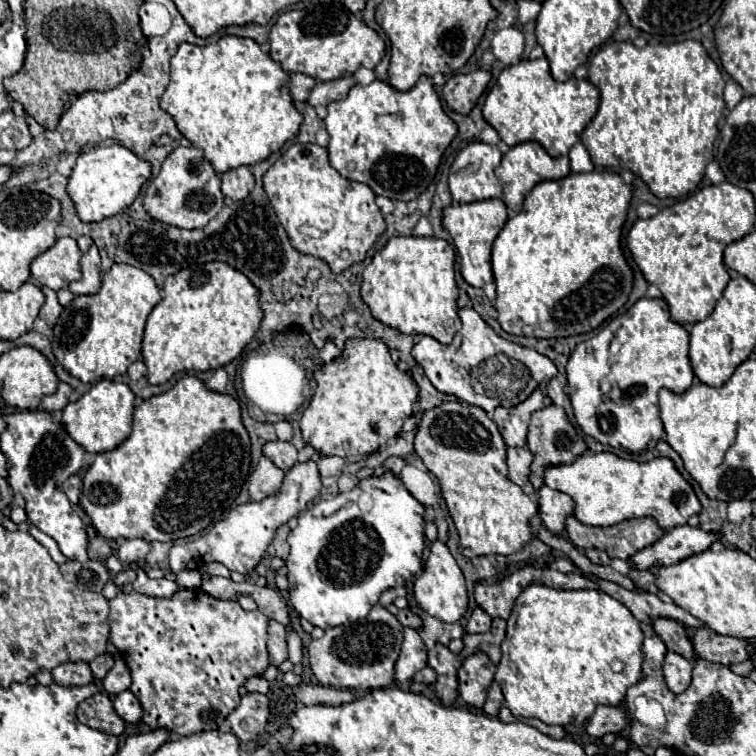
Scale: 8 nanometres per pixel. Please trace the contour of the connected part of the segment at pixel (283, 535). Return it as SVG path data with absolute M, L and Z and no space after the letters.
M281 525L277 529L277 533L275 533L275 539L273 539L273 545L275 545L275 551L277 551L277 557L279 559L287 559L287 555L289 555L287 535L289 535L289 527L287 525Z

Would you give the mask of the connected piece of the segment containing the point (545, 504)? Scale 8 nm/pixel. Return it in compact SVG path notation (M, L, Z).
M547 485L539 489L537 499L539 499L539 511L541 511L541 521L545 529L551 531L553 535L561 535L565 529L565 519L575 509L573 499L561 491L549 489Z

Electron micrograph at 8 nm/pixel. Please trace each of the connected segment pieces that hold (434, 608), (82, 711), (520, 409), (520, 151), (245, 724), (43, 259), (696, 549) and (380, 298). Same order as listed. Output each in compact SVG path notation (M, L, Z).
M437 539L431 543L431 555L425 563L423 573L415 579L413 593L415 593L415 599L423 611L427 611L431 617L437 617L445 623L455 623L465 613L465 609L467 609L465 579L463 579L463 573L461 573L457 561L453 559L453 555L449 553L449 549L443 541Z
M101 691L85 699L77 707L77 719L91 729L97 729L115 737L119 737L125 731L125 721L115 713L109 695Z
M537 389L531 397L511 409L497 407L493 413L493 421L499 427L499 433L505 439L507 447L523 447L527 441L527 425L533 411L543 407L543 393Z
M521 143L521 145L515 145L511 147L503 159L501 159L501 165L497 167L495 175L497 179L501 181L503 185L503 201L507 205L507 209L511 213L519 213L523 209L523 201L525 201L525 195L541 181L555 181L555 179L563 179L571 173L569 169L569 157L549 157L545 153L545 149L539 145L539 143Z
M249 693L241 697L241 703L229 713L227 719L231 723L231 731L239 741L253 741L267 727L269 699L261 693Z
M61 237L31 263L31 277L53 291L69 287L81 277L81 251L73 237Z
M681 525L665 531L663 539L655 541L651 547L637 551L631 557L631 563L639 571L647 571L651 567L665 567L675 565L691 555L697 555L717 539L715 533L705 533L699 527Z
M393 237L383 251L379 251L373 261L363 271L361 297L369 305L371 315L383 325L393 327L405 335L431 335L439 343L447 345L459 331L461 323L457 317L457 283L455 283L455 251L453 247L435 237Z

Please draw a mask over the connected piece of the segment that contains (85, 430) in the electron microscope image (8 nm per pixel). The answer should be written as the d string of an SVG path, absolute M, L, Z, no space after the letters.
M101 379L93 385L79 401L69 403L63 409L61 423L63 429L83 447L87 453L105 453L117 449L131 433L131 415L135 407L135 395L125 383L115 383L109 379Z

